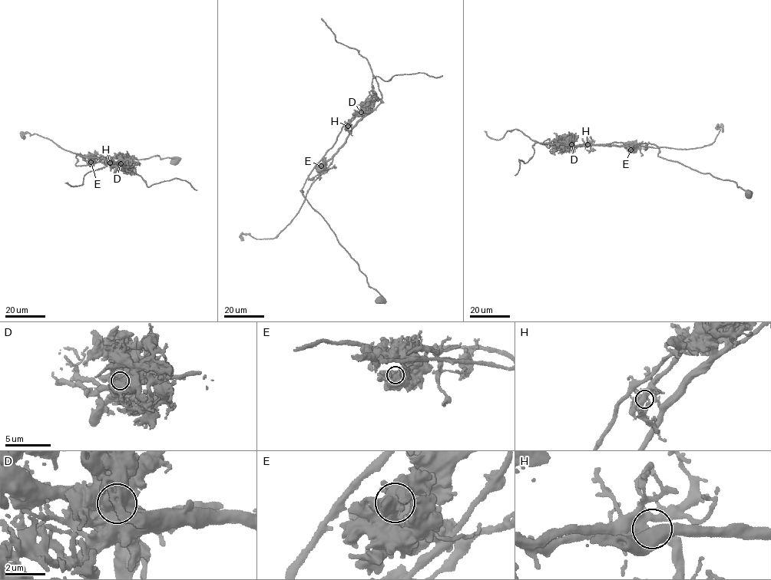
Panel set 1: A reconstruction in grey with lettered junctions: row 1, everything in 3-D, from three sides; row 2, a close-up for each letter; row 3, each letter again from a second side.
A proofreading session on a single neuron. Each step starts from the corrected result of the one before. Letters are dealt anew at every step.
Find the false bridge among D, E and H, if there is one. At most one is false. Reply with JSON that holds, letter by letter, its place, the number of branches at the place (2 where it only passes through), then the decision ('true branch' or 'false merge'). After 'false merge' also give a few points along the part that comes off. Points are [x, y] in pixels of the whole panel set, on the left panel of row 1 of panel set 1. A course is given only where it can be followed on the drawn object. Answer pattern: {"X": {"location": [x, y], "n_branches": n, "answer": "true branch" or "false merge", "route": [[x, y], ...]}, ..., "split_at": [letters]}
{"D": {"location": [120, 163], "n_branches": 2, "answer": "false merge", "route": [[120, 163], [95, 156], [84, 156], [58, 147], [37, 134], [24, 133], [21, 135], [24, 139]]}, "E": {"location": [90, 162], "n_branches": 2, "answer": "true branch"}, "H": {"location": [110, 163], "n_branches": 4, "answer": "true branch"}, "split_at": ["D"]}

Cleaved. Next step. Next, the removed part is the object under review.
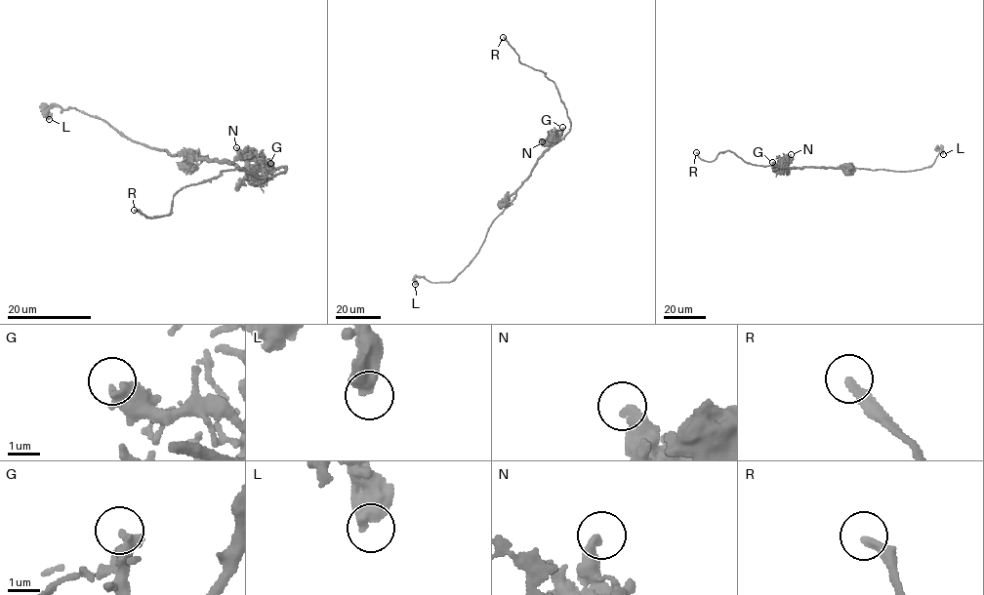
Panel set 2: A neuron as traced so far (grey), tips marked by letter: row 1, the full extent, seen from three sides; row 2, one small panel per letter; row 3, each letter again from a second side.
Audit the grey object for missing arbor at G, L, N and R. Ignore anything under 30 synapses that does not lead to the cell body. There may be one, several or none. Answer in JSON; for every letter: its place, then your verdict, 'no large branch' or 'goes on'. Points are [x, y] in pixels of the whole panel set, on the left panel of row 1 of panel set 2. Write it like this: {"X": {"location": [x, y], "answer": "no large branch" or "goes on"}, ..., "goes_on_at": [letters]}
{"G": {"location": [270, 163], "answer": "no large branch"}, "L": {"location": [49, 119], "answer": "no large branch"}, "N": {"location": [236, 147], "answer": "no large branch"}, "R": {"location": [134, 210], "answer": "goes on"}, "goes_on_at": ["R"]}

